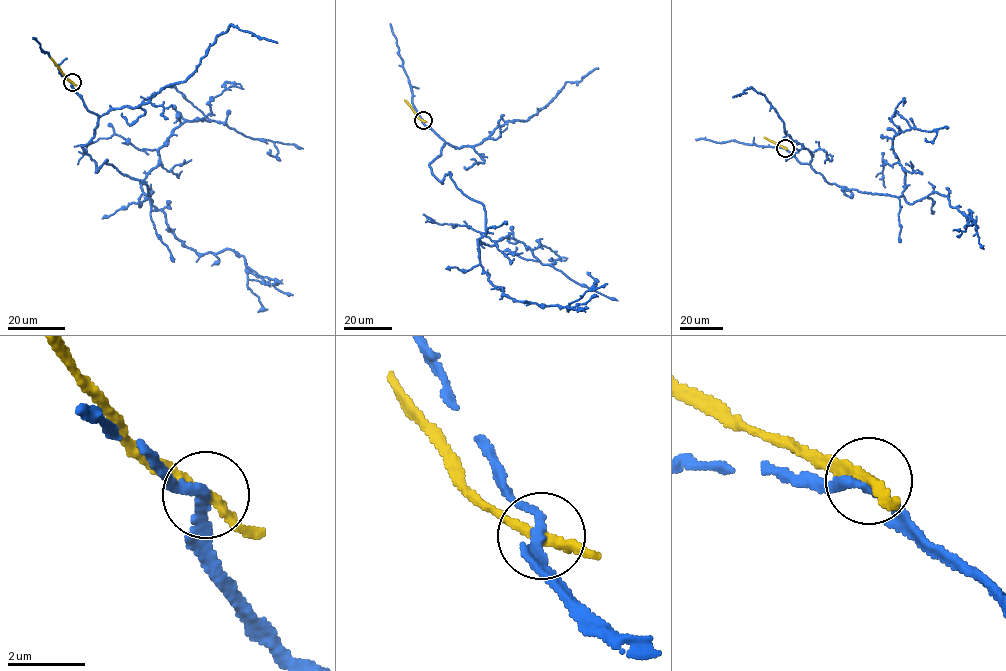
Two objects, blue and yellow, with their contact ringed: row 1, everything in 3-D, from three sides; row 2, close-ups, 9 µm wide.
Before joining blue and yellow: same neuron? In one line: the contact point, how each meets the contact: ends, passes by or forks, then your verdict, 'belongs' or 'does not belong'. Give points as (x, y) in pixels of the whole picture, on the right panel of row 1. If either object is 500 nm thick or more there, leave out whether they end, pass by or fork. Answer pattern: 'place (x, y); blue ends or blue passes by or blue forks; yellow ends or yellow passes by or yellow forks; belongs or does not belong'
place (785, 148); blue passes by; yellow passes by; does not belong

